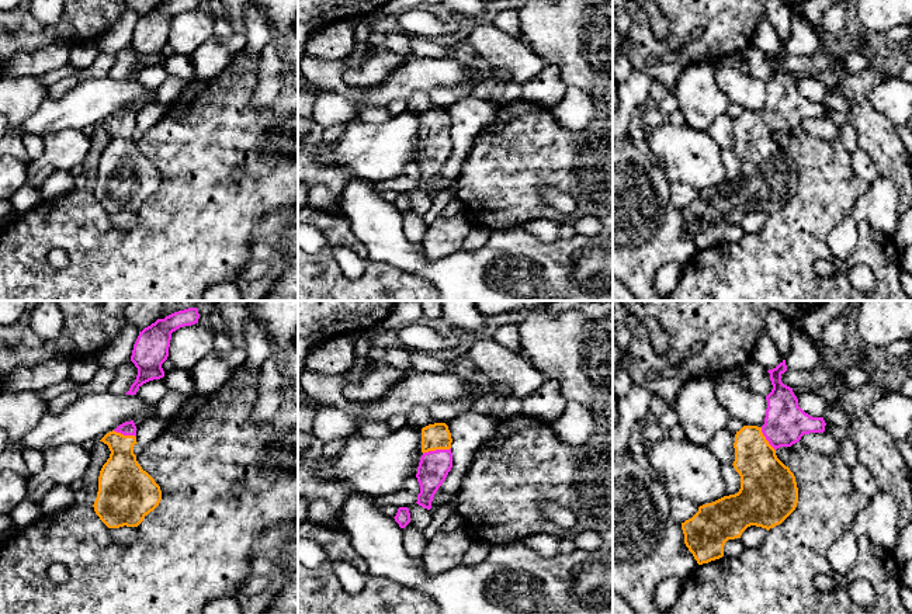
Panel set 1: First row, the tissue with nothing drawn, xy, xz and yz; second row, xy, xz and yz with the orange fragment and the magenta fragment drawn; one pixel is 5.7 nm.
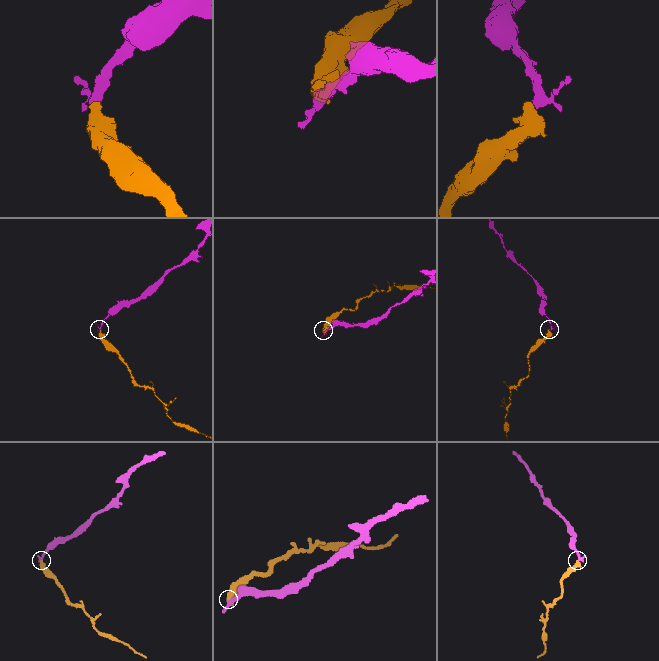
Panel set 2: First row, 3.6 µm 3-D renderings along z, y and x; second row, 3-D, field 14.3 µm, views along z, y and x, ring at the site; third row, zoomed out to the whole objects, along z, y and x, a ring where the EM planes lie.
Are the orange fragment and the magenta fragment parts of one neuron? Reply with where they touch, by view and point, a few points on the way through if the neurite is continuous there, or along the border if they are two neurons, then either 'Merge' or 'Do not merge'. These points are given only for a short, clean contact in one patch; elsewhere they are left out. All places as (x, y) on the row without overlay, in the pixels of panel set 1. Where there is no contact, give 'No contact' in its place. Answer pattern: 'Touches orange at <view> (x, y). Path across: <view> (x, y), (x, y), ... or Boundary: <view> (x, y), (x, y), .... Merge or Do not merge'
Touches orange at xz (436, 134). Path across: xz (437, 121), (436, 134), (433, 153). Merge

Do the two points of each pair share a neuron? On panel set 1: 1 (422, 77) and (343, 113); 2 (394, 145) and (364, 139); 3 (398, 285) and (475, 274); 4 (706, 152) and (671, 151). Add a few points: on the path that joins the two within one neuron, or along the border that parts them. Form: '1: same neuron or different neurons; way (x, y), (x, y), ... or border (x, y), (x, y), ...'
1: different neurons; border (325, 90), (343, 94), (352, 103), (356, 113)
2: same neuron; way (387, 145), (371, 145)
3: different neurons; border (398, 269), (423, 277), (434, 285)
4: same neuron; way (697, 152), (679, 151)

